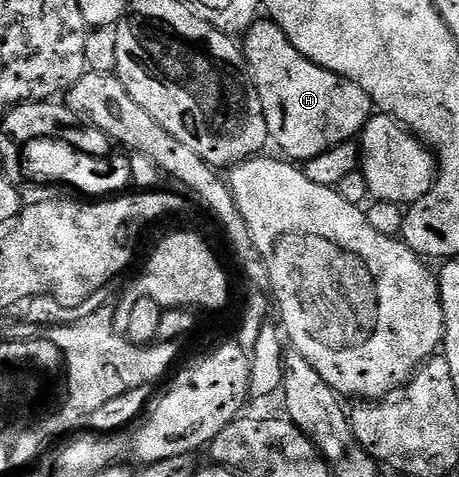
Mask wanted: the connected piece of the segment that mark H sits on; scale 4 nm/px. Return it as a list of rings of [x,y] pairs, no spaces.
[[[254,20],[249,31],[244,33],[243,51],[245,61],[249,63],[249,73],[253,76],[253,85],[259,90],[259,98],[263,102],[270,141],[274,145],[277,143],[290,161],[304,162],[343,142],[353,140],[369,121],[369,117],[374,115],[373,99],[359,85],[342,76],[336,76],[331,70],[320,68],[315,62],[299,54],[299,50],[291,46],[287,34],[283,34],[283,30],[274,20]]]

